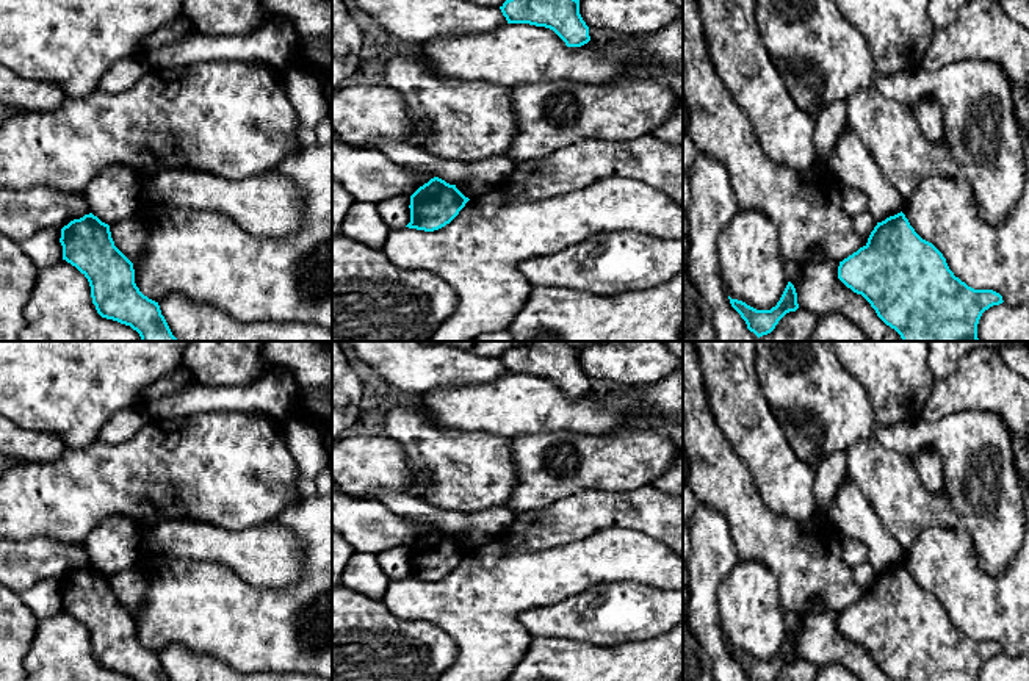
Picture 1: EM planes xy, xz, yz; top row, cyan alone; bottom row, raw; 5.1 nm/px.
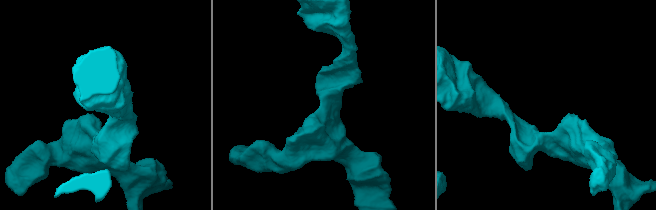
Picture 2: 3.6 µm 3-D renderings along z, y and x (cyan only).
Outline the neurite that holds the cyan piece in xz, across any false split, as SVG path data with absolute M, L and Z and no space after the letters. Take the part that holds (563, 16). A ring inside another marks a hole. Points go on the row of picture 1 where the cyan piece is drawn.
M506 0L500 9L507 23L550 28L567 47L581 47L590 41L589 27L579 14L579 0Z

